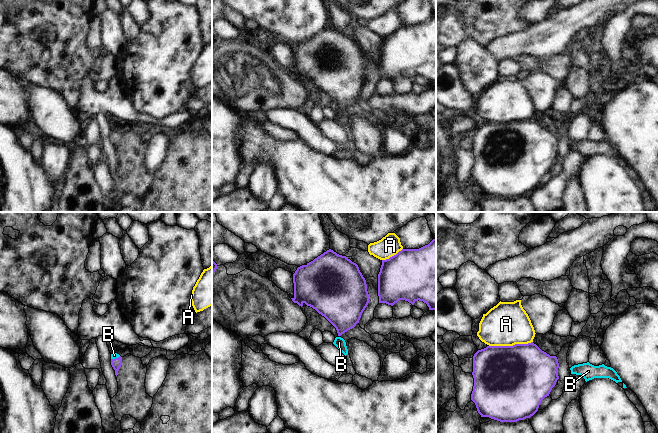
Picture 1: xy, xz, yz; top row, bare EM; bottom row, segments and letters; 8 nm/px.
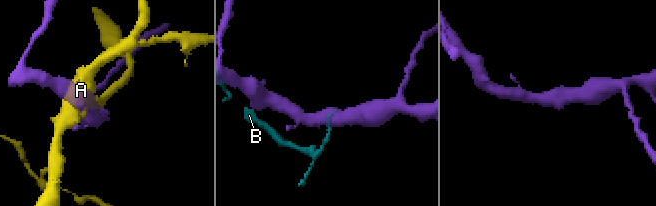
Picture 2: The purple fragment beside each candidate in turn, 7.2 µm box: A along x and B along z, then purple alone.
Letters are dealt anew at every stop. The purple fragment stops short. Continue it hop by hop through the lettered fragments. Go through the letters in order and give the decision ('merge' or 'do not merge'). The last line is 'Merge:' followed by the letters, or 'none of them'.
A: do not merge
B: merge
Merge: B

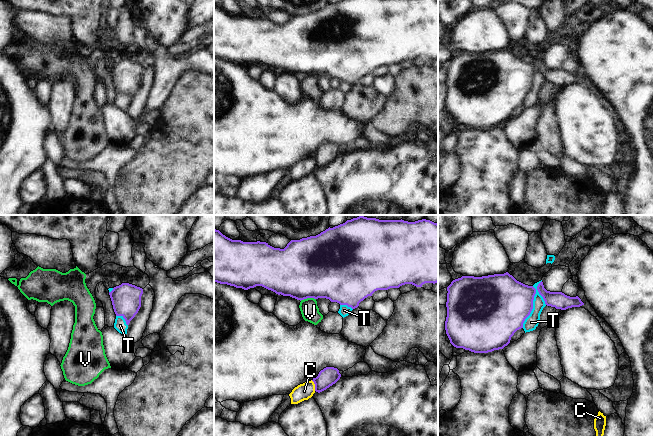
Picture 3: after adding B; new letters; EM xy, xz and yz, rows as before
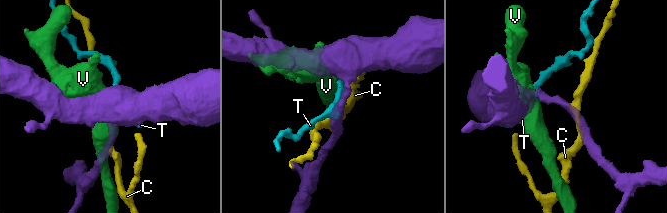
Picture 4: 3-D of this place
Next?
C: do not merge
T: do not merge
V: do not merge
Merge: none of them

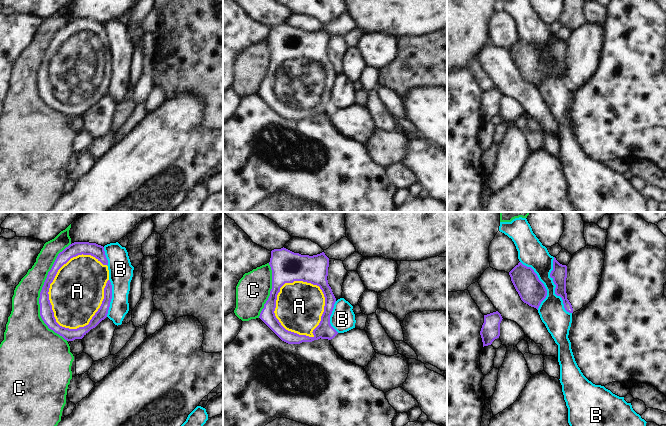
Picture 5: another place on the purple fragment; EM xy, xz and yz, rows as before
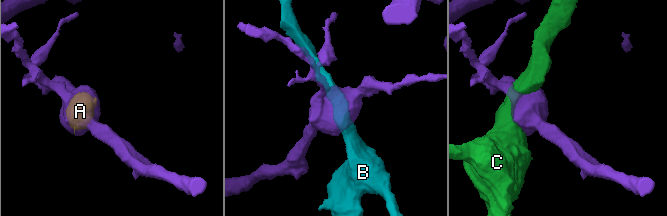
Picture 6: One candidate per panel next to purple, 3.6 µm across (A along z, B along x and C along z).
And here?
A: merge
B: do not merge
C: do not merge
Merge: A

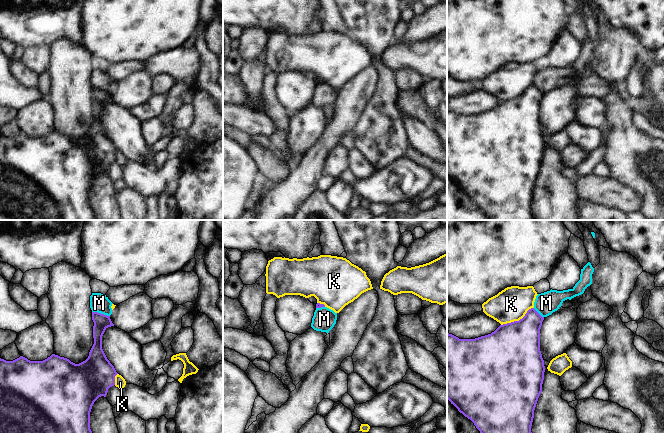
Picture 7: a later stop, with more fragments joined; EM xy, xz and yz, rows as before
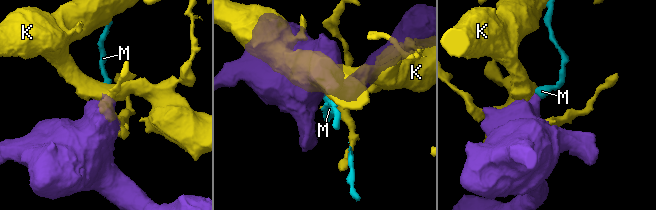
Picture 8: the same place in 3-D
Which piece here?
K: do not merge
M: do not merge
Merge: none of them

